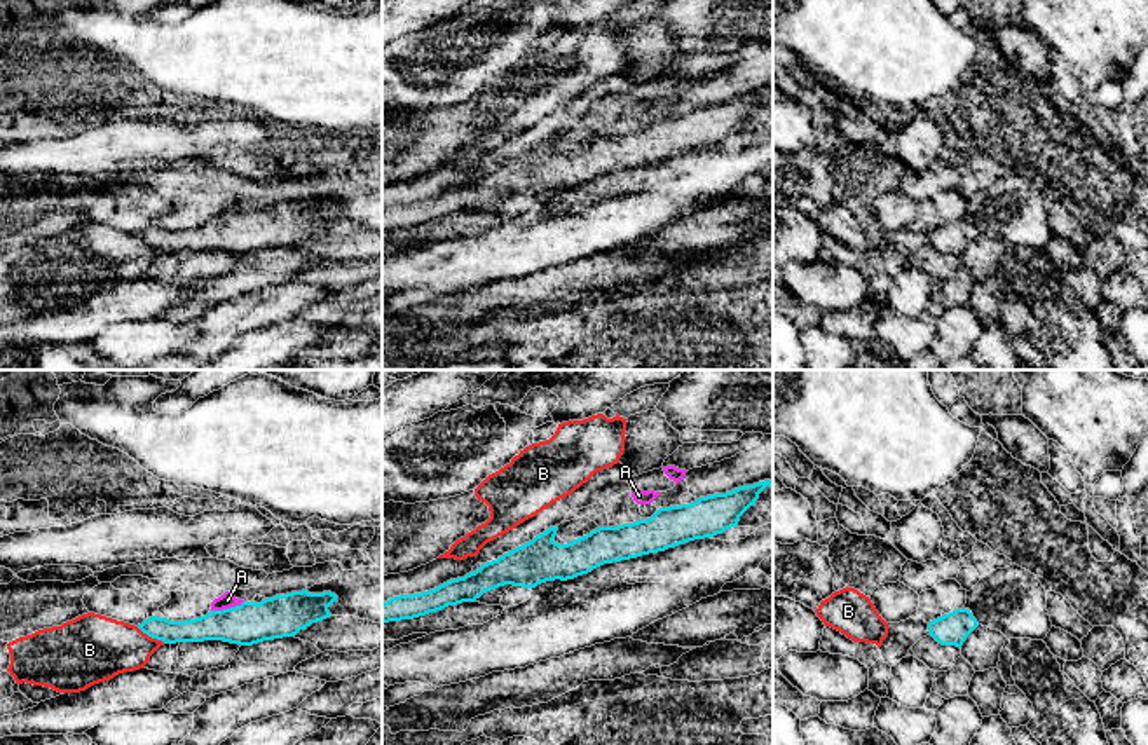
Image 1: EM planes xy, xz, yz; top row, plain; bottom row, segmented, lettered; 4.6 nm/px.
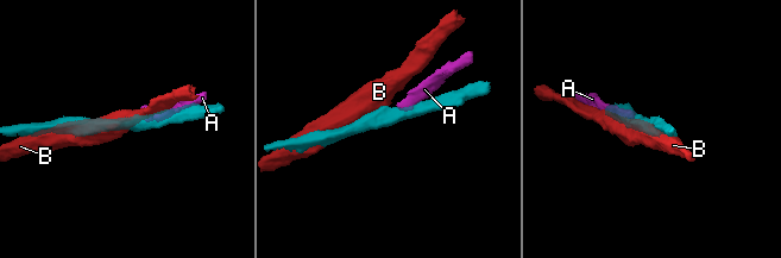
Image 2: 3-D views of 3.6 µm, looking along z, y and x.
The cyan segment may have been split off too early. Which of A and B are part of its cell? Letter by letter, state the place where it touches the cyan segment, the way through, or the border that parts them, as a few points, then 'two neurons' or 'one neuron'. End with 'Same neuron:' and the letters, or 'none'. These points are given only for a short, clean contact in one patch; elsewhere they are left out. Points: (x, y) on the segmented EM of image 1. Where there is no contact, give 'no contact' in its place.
A: xy (227, 609) | along xy (243, 601), (211, 611) | two neurons
B: xy (150, 635) | two neurons
Same neuron: none

